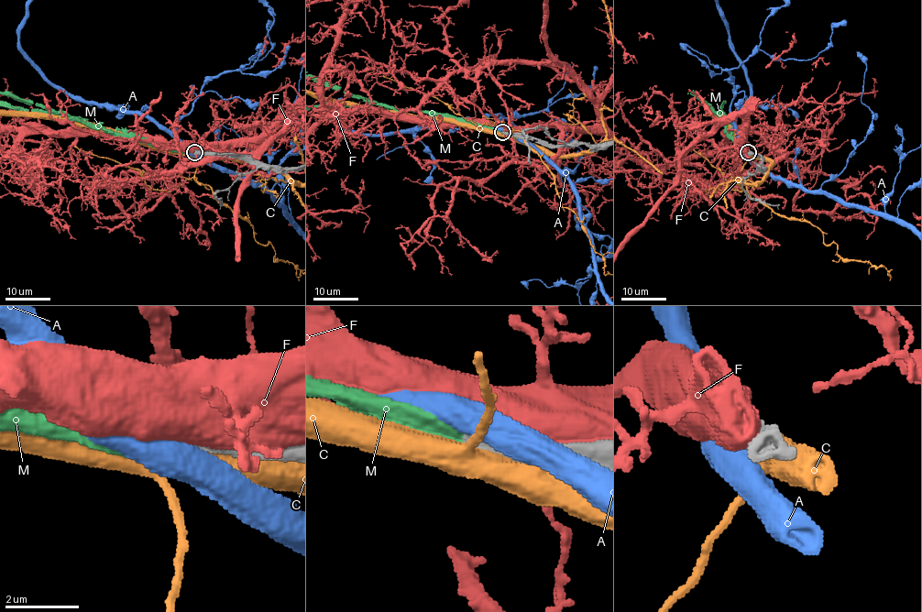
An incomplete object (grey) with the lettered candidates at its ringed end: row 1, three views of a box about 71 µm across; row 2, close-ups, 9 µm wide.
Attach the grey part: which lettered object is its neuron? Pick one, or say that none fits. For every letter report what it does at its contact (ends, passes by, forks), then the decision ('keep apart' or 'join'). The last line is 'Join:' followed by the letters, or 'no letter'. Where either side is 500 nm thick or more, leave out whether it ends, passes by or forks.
A: keep apart
C: keep apart
F: keep apart
M: join
Join: M

